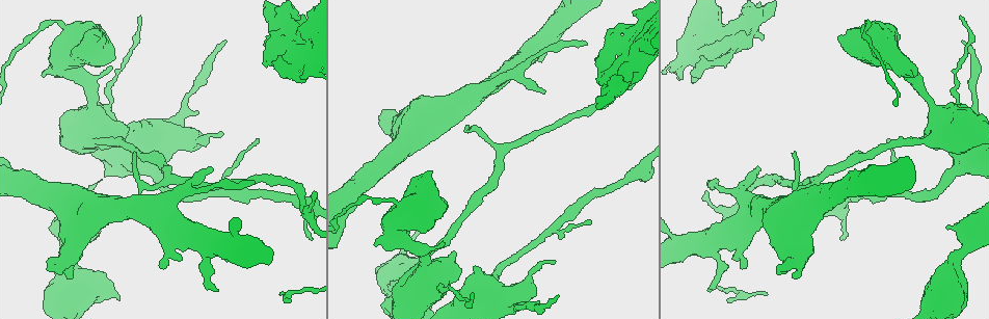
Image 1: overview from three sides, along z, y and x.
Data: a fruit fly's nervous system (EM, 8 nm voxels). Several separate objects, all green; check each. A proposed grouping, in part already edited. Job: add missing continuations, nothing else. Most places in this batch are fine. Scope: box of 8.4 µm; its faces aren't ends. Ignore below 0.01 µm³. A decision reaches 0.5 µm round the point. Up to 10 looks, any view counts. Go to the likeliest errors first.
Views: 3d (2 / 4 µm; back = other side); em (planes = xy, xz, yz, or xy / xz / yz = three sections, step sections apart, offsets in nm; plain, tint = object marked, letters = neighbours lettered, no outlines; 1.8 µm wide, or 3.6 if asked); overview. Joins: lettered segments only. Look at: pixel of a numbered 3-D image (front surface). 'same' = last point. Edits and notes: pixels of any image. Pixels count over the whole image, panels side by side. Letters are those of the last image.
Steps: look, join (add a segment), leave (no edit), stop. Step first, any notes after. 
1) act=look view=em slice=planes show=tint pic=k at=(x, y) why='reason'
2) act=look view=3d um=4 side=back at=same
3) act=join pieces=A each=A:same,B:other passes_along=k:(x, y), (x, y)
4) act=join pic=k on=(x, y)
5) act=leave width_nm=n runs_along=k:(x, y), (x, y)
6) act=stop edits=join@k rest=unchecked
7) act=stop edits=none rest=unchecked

act=look view=em slice=planes show=plain pic=1 at=(947, 228) why='branch stops here'

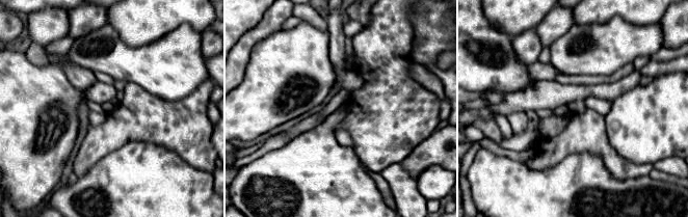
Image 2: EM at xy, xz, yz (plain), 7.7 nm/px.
act=look view=em slice=planes show=letters at=same why='what lies round it'

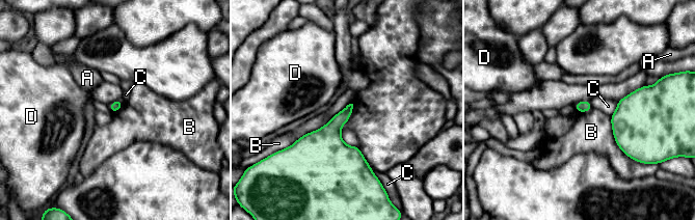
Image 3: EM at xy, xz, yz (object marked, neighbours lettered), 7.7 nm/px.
act=leave each=A:other,B:other,C:other,D:other found='none of them fits'

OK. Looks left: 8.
act=look view=em slice=planes show=letters pic=1 at=(600, 55) why='closes a loop'

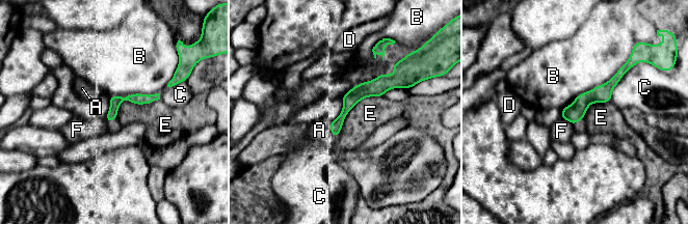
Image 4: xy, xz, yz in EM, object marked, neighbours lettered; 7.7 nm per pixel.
act=join pieces=A each=A:same,B:other,C:other,D:other,E:other,F:other found='it goes on there'

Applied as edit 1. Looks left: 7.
act=look view=em slice=planes show=letters pic=1 at=(71, 278) why='stops while still wide'

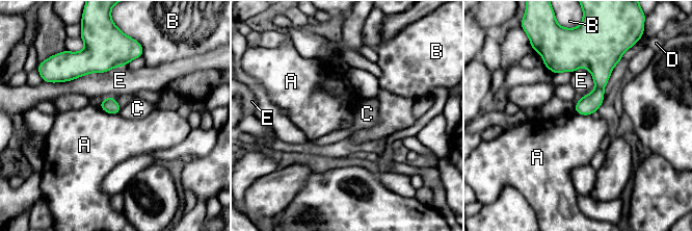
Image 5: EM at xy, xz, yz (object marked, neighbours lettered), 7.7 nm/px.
act=leave each=A:other,B:other,C:other,D:other,E:other found='none of them fits'

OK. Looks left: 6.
act=stop edits=join@4 rest=unchecked

